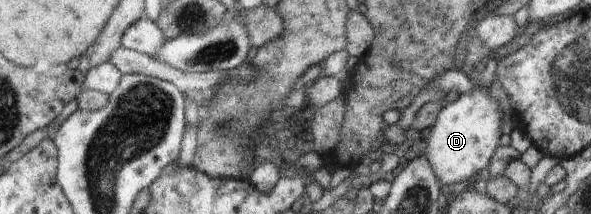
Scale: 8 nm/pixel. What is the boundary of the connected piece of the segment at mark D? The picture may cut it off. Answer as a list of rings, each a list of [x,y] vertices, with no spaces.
[[[476,86],[470,93],[461,95],[456,101],[446,103],[438,112],[435,124],[425,134],[428,139],[426,157],[440,183],[460,183],[470,180],[476,173],[482,174],[482,169],[492,161],[490,157],[498,149],[498,141],[502,135],[502,109],[494,97],[490,97],[488,87]]]

